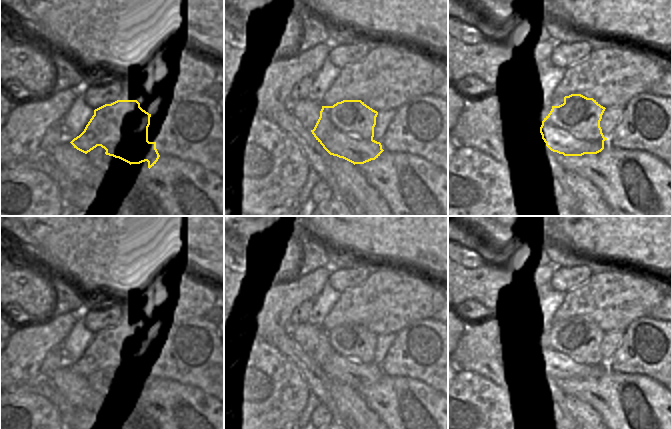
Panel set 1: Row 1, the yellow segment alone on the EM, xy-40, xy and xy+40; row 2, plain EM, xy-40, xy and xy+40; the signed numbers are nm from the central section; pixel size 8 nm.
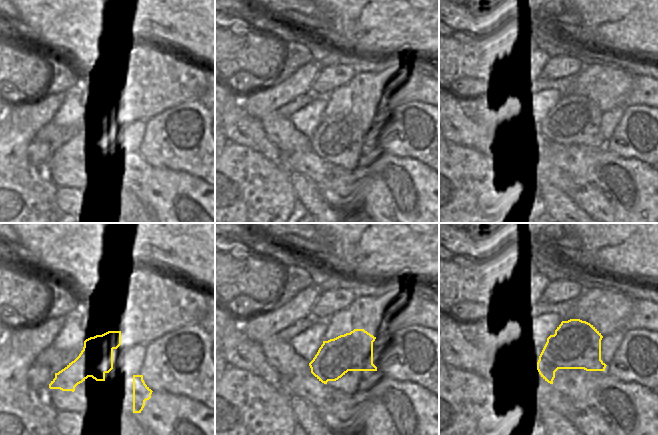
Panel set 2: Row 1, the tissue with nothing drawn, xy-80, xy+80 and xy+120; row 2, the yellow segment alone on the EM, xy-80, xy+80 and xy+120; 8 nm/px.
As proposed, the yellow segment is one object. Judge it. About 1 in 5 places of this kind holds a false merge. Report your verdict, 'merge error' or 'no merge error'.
merge error

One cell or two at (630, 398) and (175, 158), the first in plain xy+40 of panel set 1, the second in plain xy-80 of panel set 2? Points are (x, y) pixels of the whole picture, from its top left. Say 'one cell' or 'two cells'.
two cells

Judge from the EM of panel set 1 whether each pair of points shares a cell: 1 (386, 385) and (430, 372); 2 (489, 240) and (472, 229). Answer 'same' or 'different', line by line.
1: different
2: same

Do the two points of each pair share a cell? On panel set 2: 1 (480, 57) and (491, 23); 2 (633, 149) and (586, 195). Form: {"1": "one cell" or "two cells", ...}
{"1": "two cells", "2": "two cells"}

